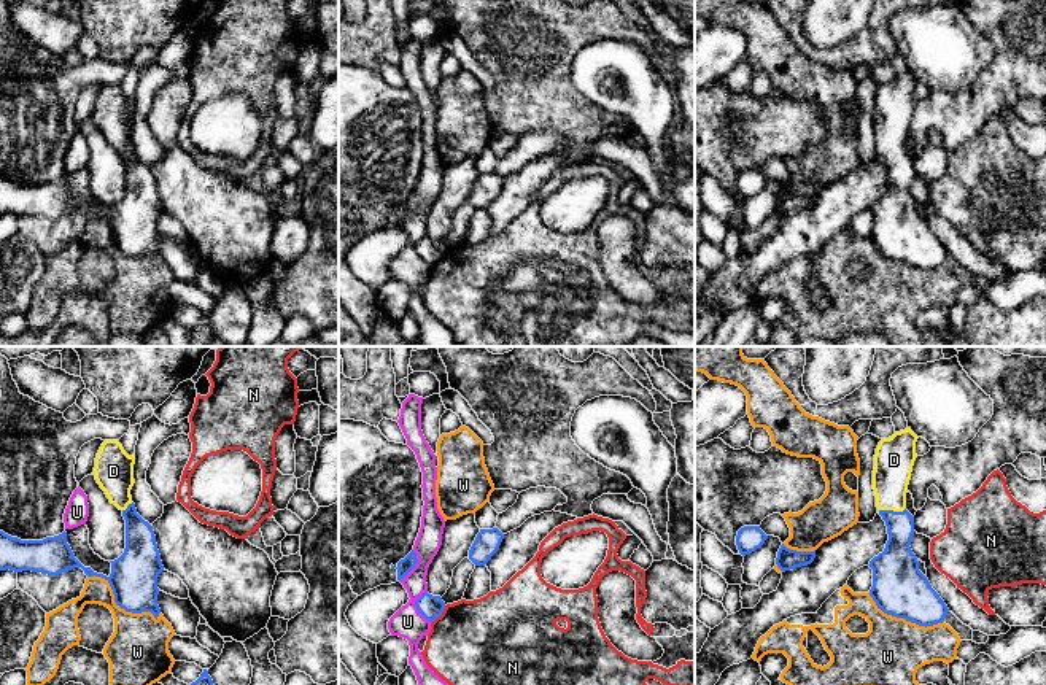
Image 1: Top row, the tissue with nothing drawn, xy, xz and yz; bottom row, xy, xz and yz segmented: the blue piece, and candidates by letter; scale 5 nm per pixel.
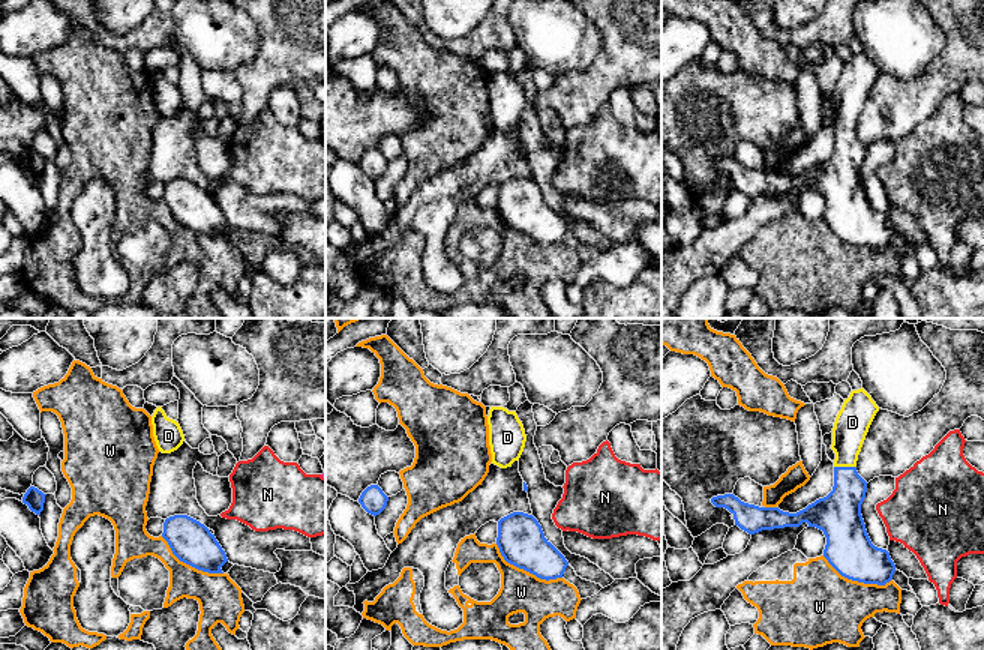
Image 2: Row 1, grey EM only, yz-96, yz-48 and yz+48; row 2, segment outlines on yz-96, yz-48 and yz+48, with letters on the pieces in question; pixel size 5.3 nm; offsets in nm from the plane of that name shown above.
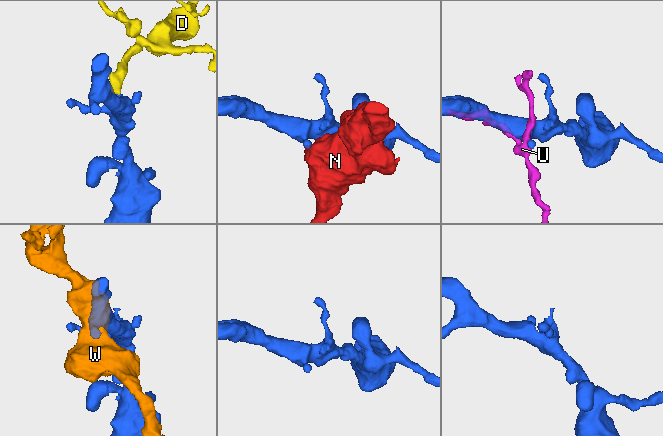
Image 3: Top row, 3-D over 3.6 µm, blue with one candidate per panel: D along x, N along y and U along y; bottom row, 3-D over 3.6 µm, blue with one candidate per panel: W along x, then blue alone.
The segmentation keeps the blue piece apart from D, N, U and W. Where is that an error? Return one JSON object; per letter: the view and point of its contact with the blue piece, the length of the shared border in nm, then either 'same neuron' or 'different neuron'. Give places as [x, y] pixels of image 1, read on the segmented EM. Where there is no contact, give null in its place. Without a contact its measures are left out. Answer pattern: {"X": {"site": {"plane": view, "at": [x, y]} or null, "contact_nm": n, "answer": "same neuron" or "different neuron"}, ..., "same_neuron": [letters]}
{"D": {"site": {"plane": "yz", "at": [892, 510]}, "contact_nm": 140, "answer": "same neuron"}, "N": {"site": {"plane": "xz", "at": [439, 615]}, "contact_nm": 120, "answer": "different neuron"}, "U": {"site": {"plane": "xz", "at": [417, 607]}, "contact_nm": 170, "answer": "different neuron"}, "W": {"site": {"plane": "xy", "at": [118, 604]}, "contact_nm": 420, "answer": "different neuron"}, "same_neuron": ["D"]}

